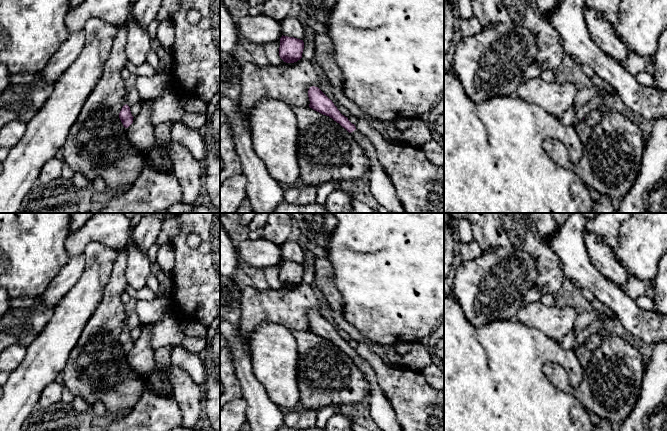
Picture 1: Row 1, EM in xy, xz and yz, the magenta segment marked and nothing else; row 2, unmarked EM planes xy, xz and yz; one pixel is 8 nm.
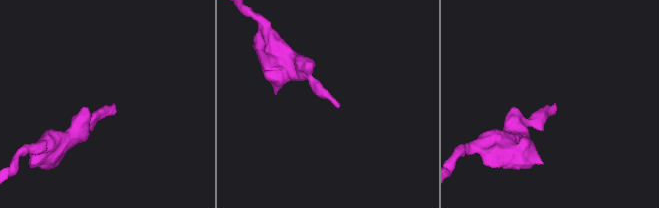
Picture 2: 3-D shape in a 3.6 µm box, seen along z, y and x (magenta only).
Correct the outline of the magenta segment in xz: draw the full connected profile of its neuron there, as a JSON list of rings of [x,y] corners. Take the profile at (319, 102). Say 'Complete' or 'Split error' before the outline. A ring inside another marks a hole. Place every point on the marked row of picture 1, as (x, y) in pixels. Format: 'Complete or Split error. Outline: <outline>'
Split error. Outline: [[[312,86],[308,90],[309,107],[329,116],[345,128],[364,150],[369,159],[371,168],[368,172],[370,191],[378,204],[385,207],[390,213],[406,213],[394,188],[393,182],[380,164],[376,151],[370,141],[360,134],[354,124],[342,115],[337,107],[318,87]]]

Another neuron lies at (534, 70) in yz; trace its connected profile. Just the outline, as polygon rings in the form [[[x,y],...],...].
[[[531,64],[524,72],[522,83],[533,78],[538,78],[545,71],[545,69],[538,64]]]

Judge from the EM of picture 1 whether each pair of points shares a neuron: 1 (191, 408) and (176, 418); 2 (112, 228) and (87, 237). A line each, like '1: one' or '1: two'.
1: two
2: one

